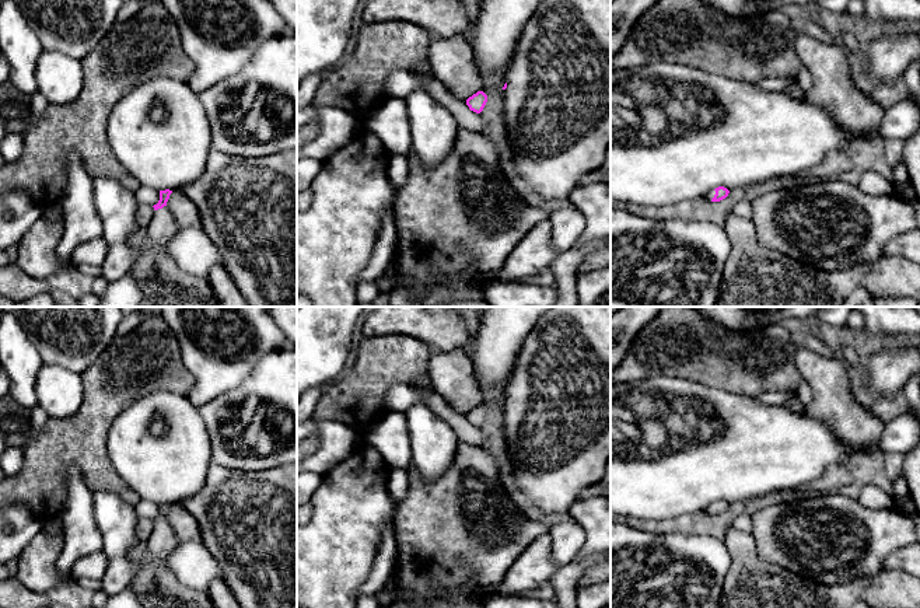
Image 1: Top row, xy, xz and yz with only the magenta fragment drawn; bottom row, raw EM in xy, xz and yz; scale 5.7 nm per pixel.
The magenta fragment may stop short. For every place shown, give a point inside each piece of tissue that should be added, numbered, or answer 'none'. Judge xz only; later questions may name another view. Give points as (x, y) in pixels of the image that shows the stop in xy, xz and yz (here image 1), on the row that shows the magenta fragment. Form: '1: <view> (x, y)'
none

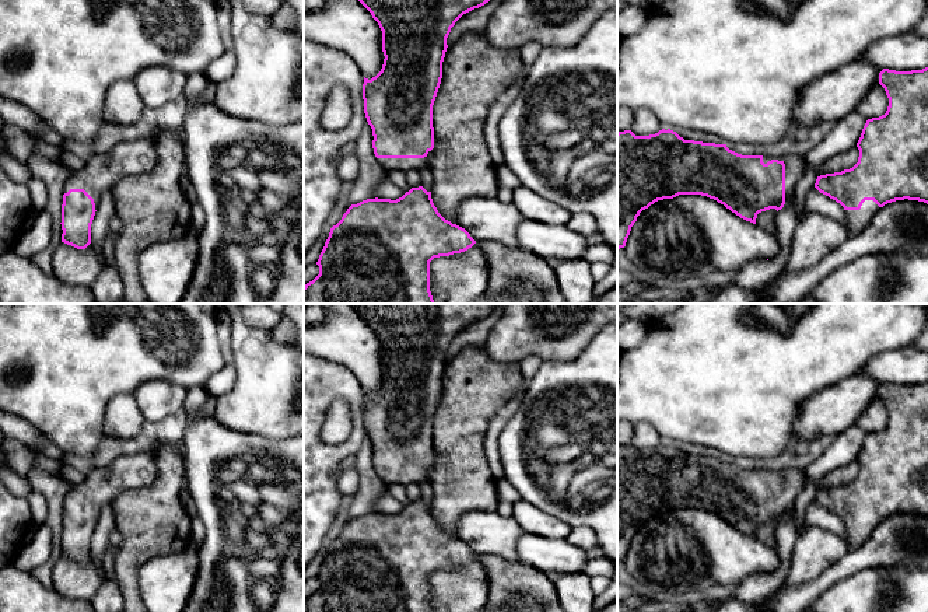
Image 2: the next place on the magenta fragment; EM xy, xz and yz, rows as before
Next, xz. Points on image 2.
1: xz (389, 164)

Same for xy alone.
1: xy (102, 171)

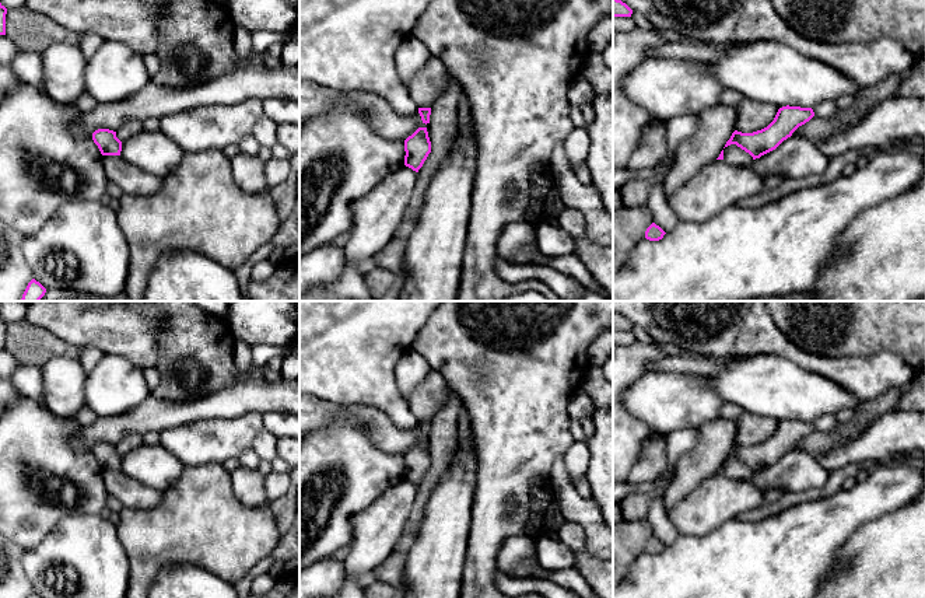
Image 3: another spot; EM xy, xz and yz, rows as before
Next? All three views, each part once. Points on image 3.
none

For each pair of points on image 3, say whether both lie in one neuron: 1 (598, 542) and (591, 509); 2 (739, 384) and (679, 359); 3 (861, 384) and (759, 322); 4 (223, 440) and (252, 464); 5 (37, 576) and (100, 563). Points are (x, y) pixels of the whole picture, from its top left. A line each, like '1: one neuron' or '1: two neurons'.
1: one neuron
2: two neurons
3: one neuron
4: two neurons
5: one neuron

